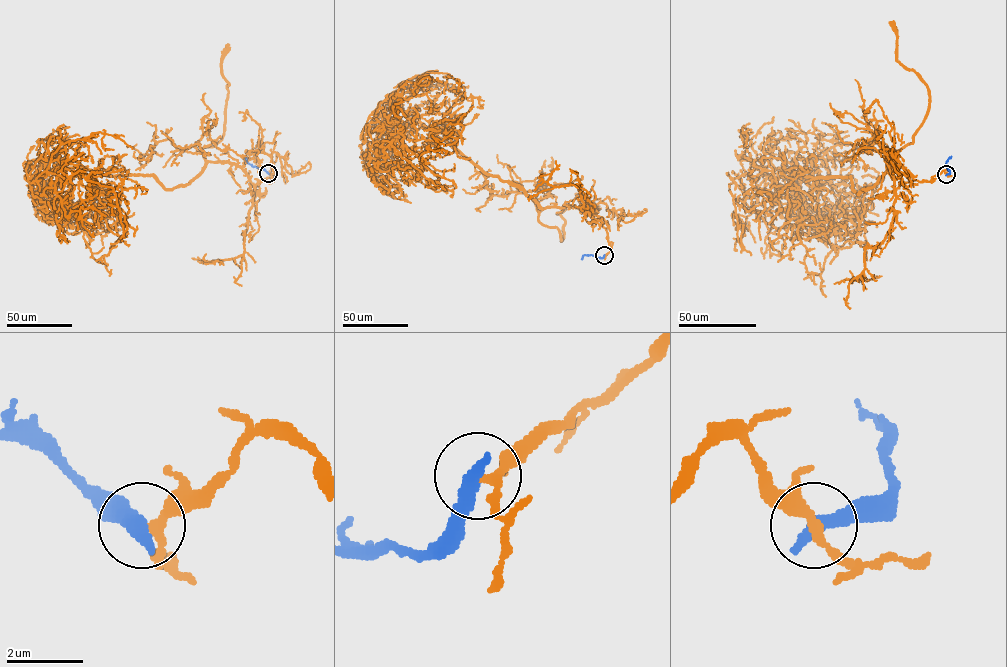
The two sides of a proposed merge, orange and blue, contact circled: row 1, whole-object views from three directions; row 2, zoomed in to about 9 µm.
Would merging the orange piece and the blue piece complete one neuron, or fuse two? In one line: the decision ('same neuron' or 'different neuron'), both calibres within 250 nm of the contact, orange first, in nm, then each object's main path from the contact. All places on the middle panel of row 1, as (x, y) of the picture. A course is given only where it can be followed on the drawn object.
different neuron; 220 nm thick on the orange side, 480 nm on the other; orange runs (604, 255), (611, 248), (596, 215), (542, 208), (399, 108), (427, 73), (460, 85); blue runs (604, 255), (600, 258), (584, 255), (582, 259)

